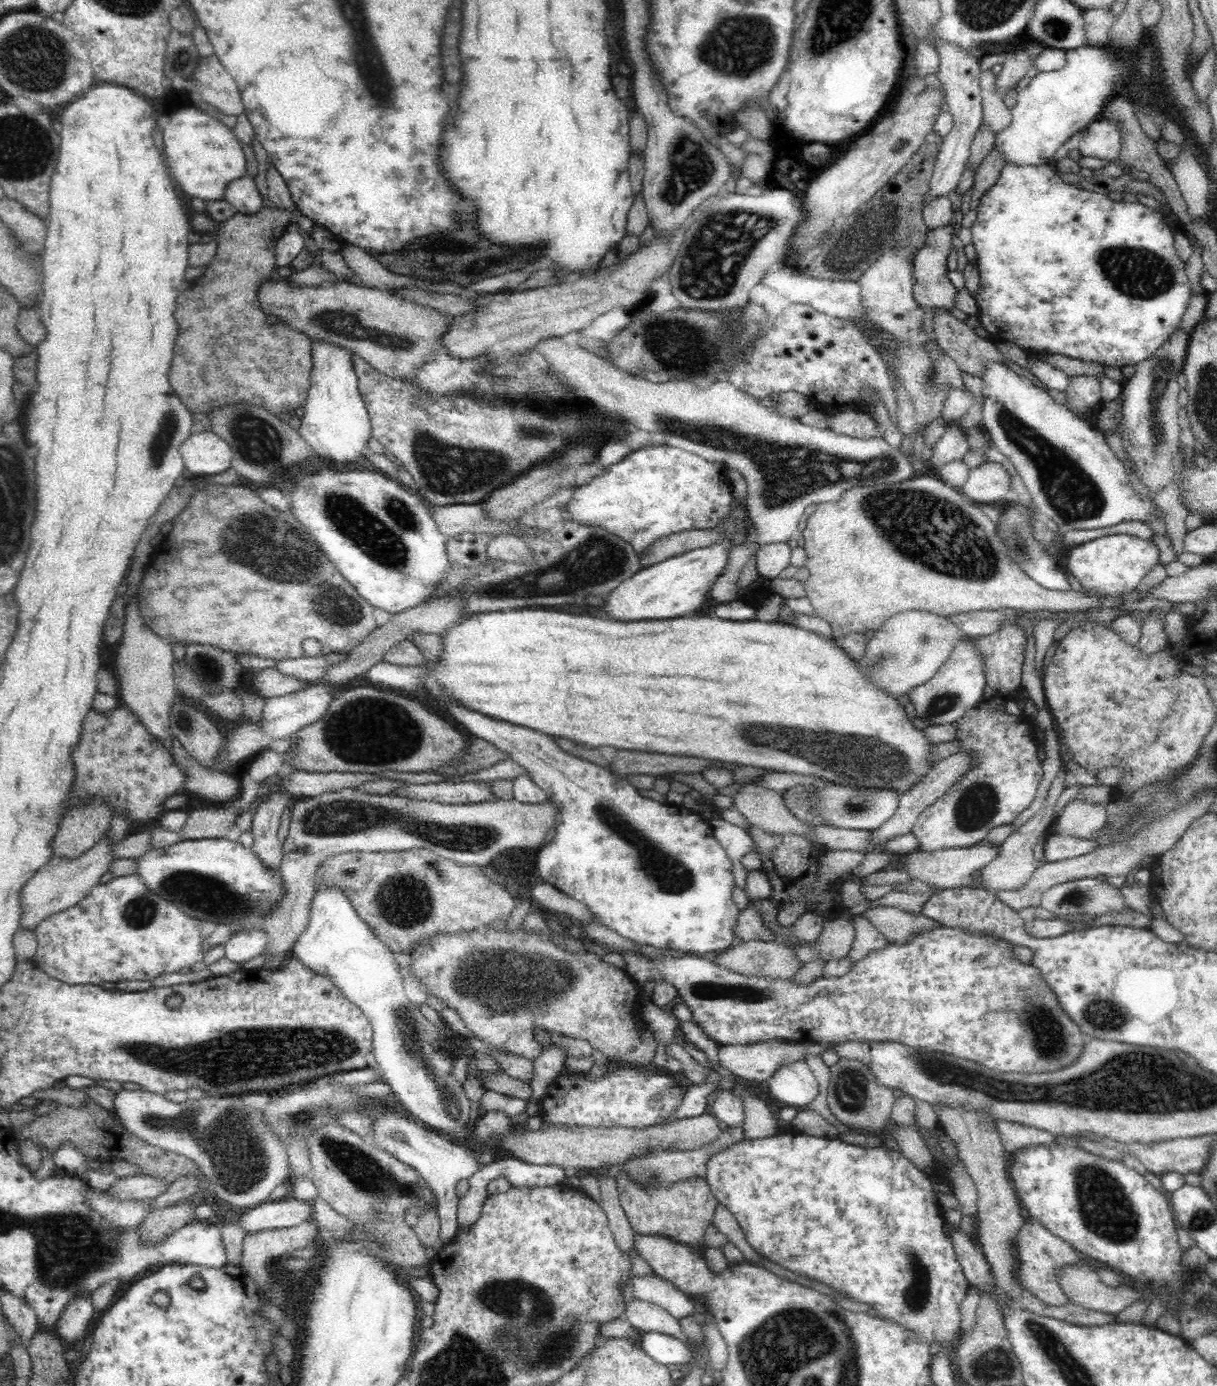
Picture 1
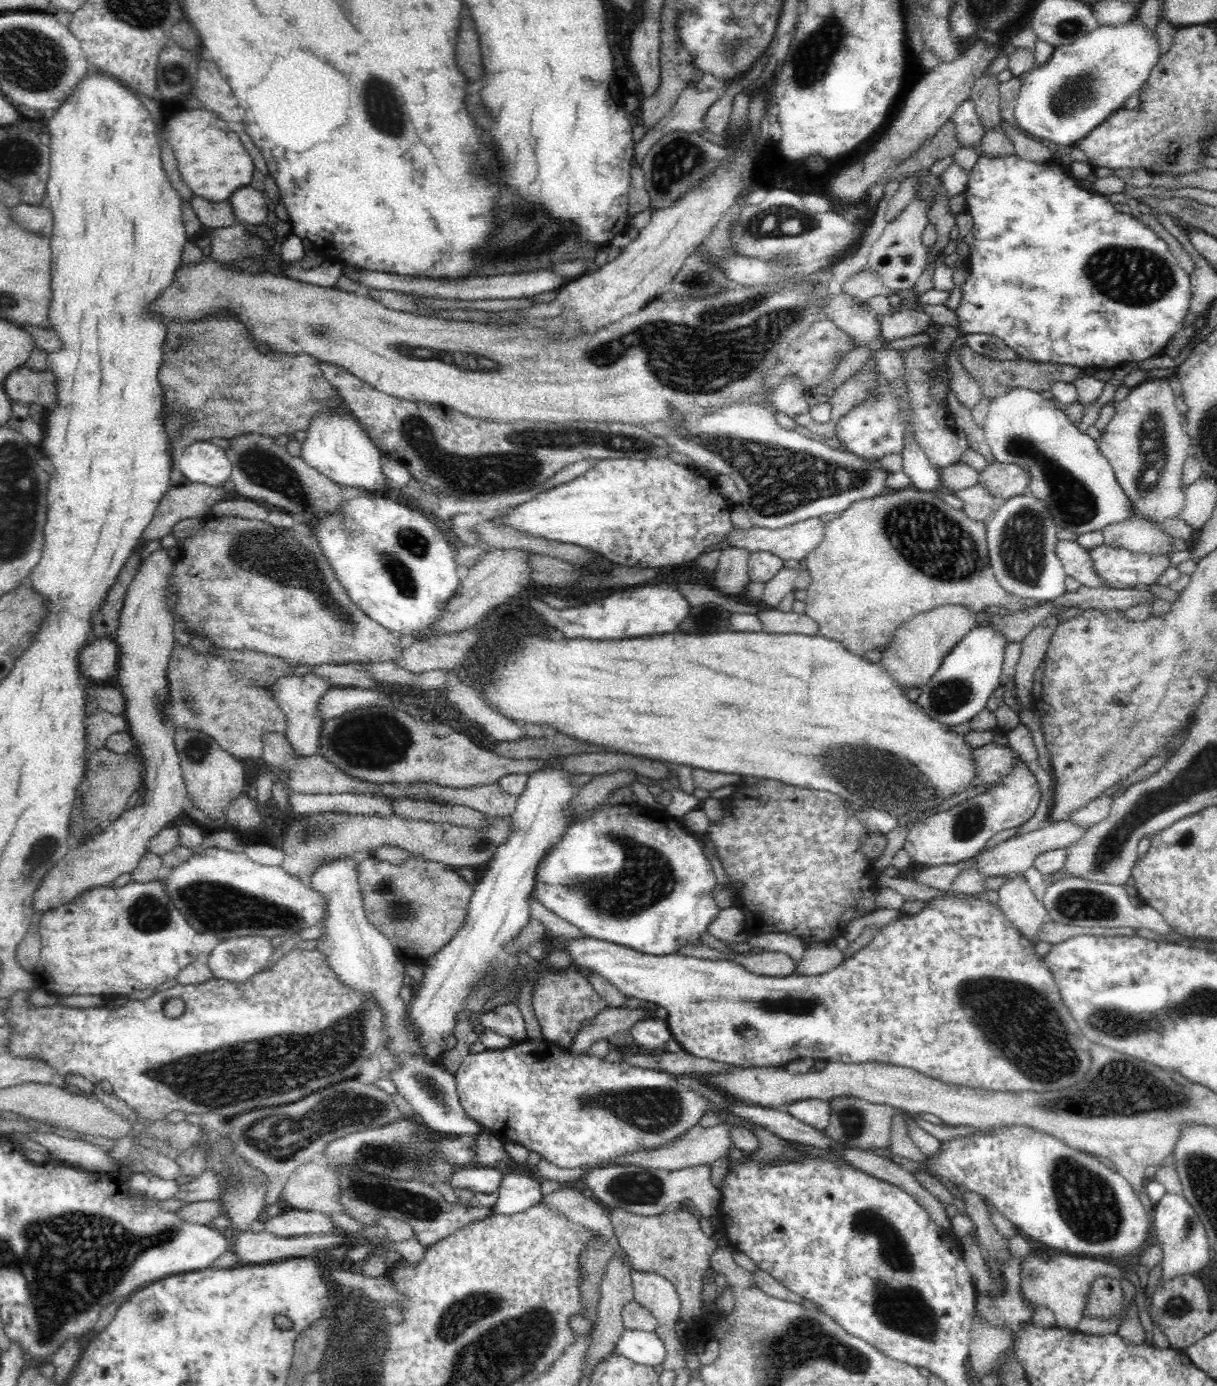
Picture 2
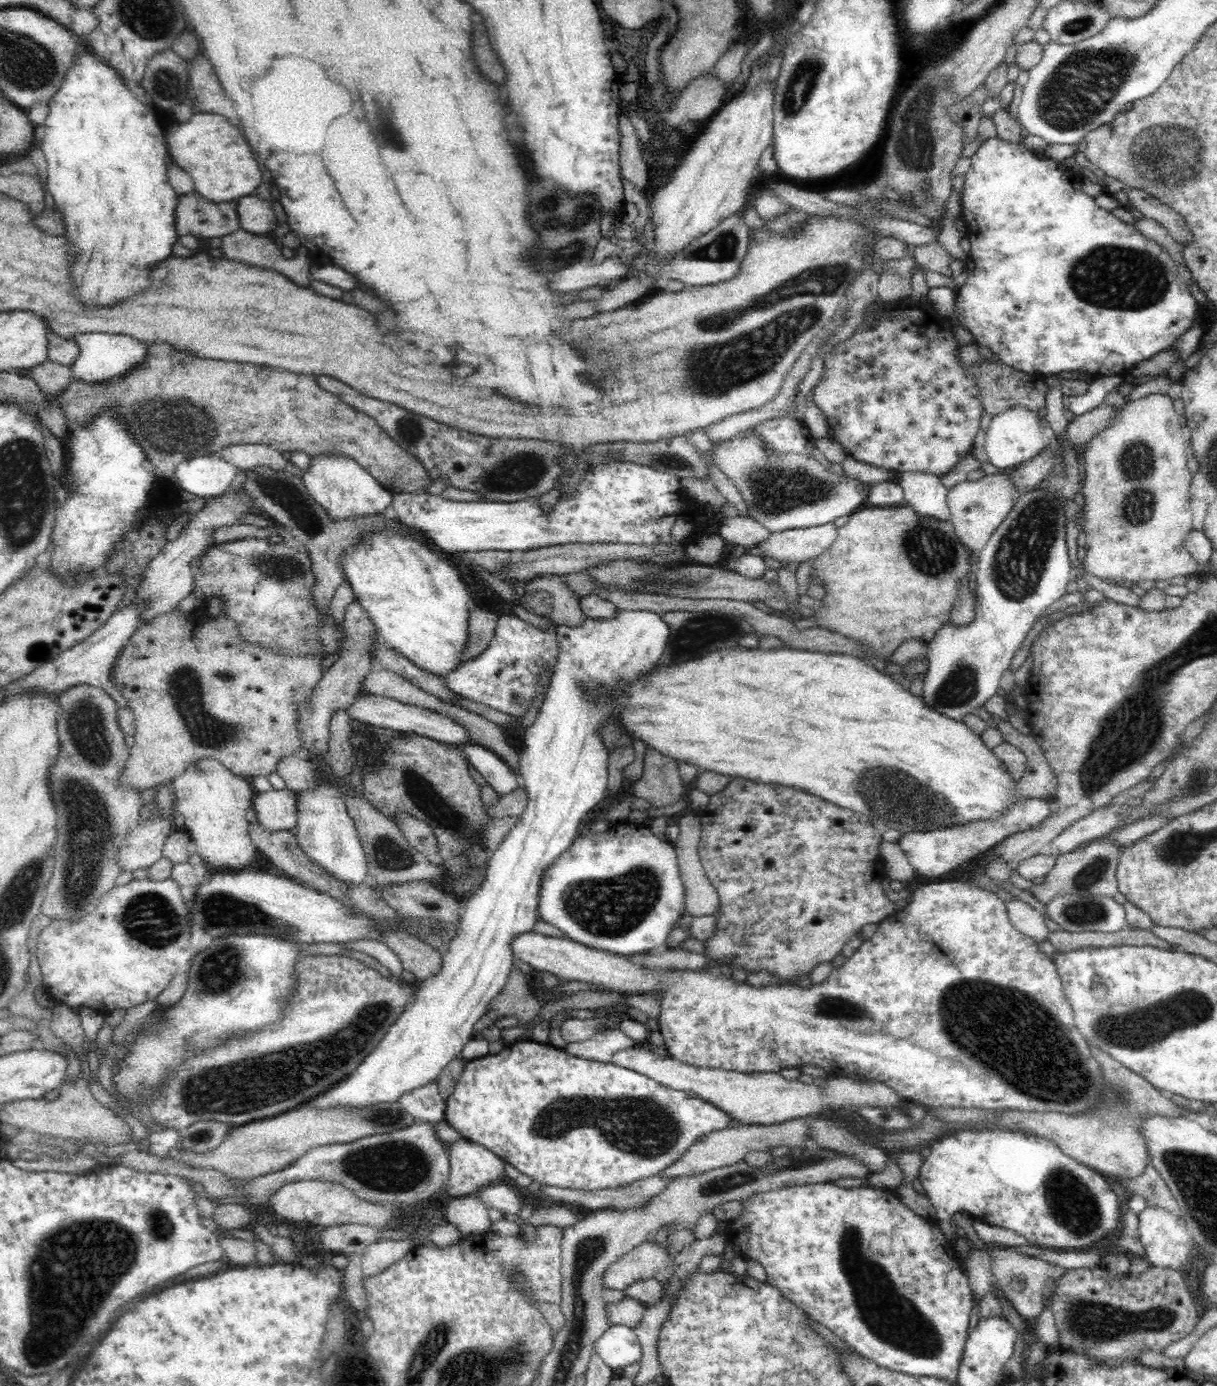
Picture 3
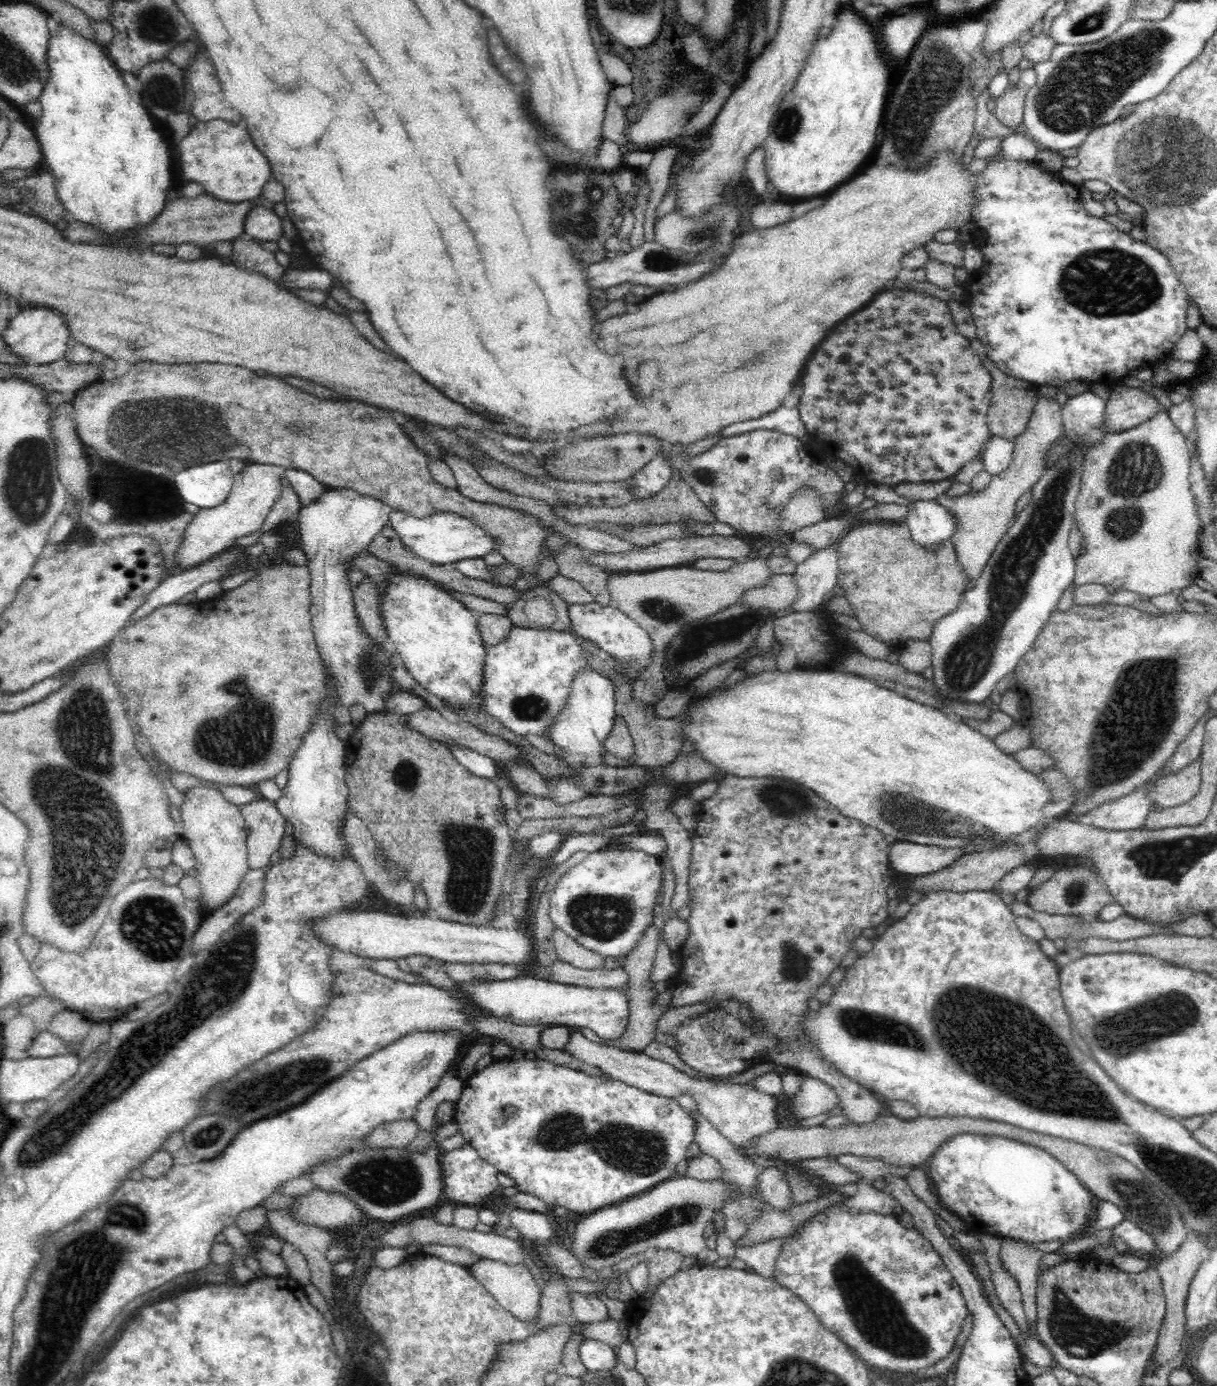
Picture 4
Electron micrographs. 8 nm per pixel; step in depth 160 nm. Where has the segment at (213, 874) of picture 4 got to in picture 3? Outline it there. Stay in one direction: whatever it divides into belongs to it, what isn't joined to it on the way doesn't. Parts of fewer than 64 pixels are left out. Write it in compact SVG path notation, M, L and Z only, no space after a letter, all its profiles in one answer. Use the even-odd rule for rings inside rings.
M200 759L185 768L172 781L172 790L177 800L176 809L184 817L183 832L194 843L201 858L204 872L239 871L250 868L256 858L257 847L250 838L249 820L252 803L252 788L247 779L236 777L224 769L216 759Z

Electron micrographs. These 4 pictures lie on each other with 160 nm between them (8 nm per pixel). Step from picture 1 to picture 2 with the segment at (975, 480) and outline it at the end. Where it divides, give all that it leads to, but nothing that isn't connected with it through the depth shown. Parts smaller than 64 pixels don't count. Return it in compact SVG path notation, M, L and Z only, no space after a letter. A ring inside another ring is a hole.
M995 462L980 472L979 481L992 497L1006 501L1028 491L1029 474L1017 465Z

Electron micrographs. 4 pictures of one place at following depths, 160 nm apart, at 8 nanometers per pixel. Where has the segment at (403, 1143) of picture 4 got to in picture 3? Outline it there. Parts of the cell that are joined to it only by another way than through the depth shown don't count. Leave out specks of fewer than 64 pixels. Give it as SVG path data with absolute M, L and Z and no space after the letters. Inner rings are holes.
M380 1103L363 1109L326 1109L314 1111L298 1106L275 1117L252 1121L239 1127L233 1126L225 1141L215 1151L204 1154L186 1153L172 1148L169 1156L194 1168L213 1168L230 1179L250 1180L257 1176L284 1170L298 1158L319 1146L348 1144L374 1135L392 1134L410 1128L416 1120L399 1103Z

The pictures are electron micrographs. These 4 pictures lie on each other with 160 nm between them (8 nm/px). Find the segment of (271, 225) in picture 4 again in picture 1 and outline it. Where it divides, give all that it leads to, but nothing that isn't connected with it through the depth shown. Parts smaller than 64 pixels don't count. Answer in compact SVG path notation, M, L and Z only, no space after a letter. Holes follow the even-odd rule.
M248 176L229 182L224 196L237 213L245 216L254 216L263 209L262 198L255 181Z

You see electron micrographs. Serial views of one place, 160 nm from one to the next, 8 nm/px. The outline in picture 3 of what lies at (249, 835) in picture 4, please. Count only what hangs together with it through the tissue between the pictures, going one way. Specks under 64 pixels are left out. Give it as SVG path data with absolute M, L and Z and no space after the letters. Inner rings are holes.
M291 790L259 793L252 800L250 817L266 831L291 830L296 826L296 801Z

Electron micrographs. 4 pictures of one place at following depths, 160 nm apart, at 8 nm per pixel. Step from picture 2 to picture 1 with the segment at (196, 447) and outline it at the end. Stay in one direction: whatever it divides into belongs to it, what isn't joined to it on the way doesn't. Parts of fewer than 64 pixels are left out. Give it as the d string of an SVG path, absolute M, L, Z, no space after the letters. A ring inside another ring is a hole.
M214 432L190 435L179 452L185 468L195 476L212 477L232 467L231 448Z

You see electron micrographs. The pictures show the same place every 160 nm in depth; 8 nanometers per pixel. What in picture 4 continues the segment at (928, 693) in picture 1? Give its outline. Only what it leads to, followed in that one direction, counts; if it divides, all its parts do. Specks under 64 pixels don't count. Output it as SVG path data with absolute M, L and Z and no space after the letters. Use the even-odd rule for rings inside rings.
M1090 390L1084 391L1082 394L1078 394L1074 397L1069 398L1064 406L1061 408L1061 419L1063 421L1063 433L1065 440L1065 454L1060 455L1057 459L1057 462L1052 466L1048 467L1045 472L1042 474L1036 481L1036 485L1030 490L1032 497L1028 507L1024 512L1021 512L1019 517L1011 523L1011 527L1006 530L1005 535L1000 539L1000 542L997 544L994 552L992 553L992 558L988 560L987 566L984 568L984 571L978 579L974 580L974 587L972 589L966 589L962 595L961 601L957 606L957 609L946 616L940 618L939 621L936 621L931 635L929 638L929 643L931 644L931 653L932 653L932 666L934 667L933 680L940 690L940 694L944 698L953 701L962 701L967 703L988 703L994 699L996 683L999 680L1002 680L1007 674L1013 672L1015 666L1018 664L1018 661L1028 652L1030 646L1036 640L1038 632L1041 628L1048 622L1048 619L1053 610L1057 609L1057 602L1064 592L1064 588L1071 582L1073 582L1076 576L1076 558L1070 553L1070 548L1068 547L1068 534L1070 534L1070 529L1075 520L1075 510L1076 502L1080 492L1082 490L1082 472L1084 472L1084 464L1086 462L1086 456L1089 452L1094 450L1097 446L1100 446L1101 442L1104 442L1104 438L1108 436L1108 431L1104 427L1104 411L1106 408L1107 402L1105 402L1100 396L1095 395Z

